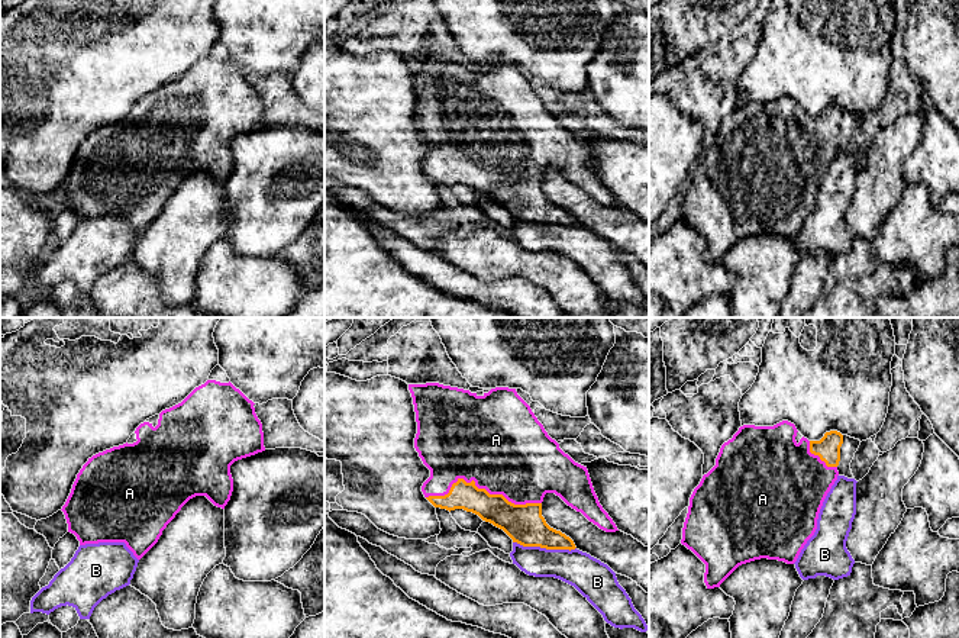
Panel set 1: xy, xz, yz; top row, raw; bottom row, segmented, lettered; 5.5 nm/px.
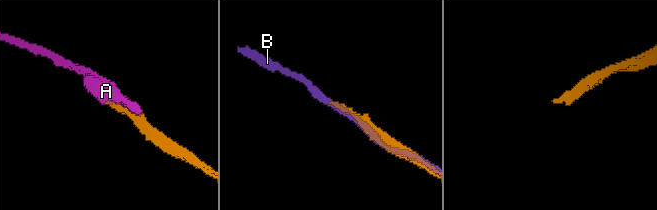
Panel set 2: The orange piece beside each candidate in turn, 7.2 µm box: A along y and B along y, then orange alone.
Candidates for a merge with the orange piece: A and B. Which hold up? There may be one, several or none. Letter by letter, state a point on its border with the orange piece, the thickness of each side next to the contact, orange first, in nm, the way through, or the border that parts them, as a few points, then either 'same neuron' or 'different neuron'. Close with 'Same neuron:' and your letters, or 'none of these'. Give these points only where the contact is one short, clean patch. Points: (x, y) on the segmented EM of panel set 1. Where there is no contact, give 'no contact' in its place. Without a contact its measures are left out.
A: contact xz (481, 489); calibres 180 and 480 nm; same neuron
B: contact xz (545, 547); calibres 220 and 200 nm; different neuron
Same neuron: A

